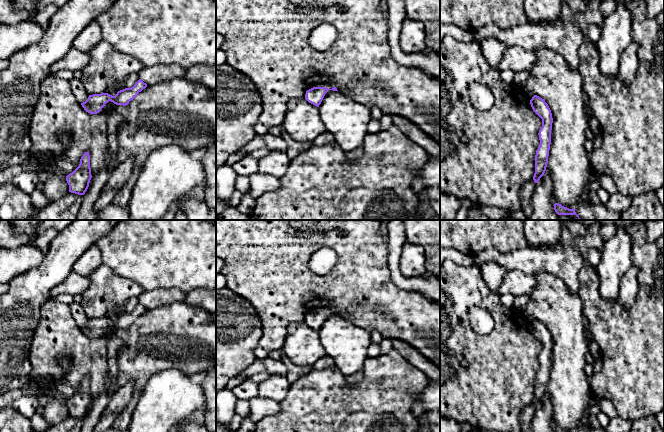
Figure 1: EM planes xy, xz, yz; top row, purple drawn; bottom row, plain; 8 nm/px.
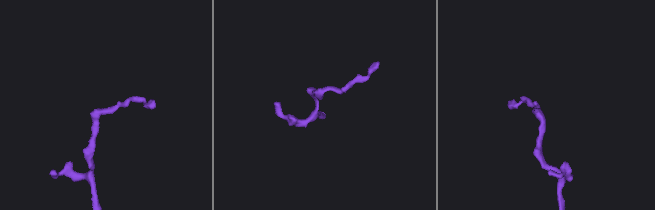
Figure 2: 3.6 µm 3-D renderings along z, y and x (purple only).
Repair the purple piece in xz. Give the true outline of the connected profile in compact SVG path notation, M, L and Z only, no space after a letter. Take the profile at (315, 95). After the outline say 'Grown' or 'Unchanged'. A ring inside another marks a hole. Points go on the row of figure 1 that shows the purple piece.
M313 87L313 88L306 91L305 99L309 103L319 107L319 105L321 104L325 94L329 90L338 91L336 87L333 87L332 89L328 89L328 88L325 88L325 87Z. Unchanged

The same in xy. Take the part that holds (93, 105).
M139 79L131 88L125 88L117 92L115 96L108 93L89 95L88 99L81 103L84 110L90 114L97 114L109 101L116 105L126 106L139 92L147 87L147 84Z. Unchanged

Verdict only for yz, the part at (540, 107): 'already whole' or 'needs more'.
already whole

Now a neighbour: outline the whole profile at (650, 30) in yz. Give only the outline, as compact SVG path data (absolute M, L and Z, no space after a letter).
M632 0L626 6L632 14L633 42L639 44L640 62L647 62L655 73L664 75L664 11L648 18L644 0Z

